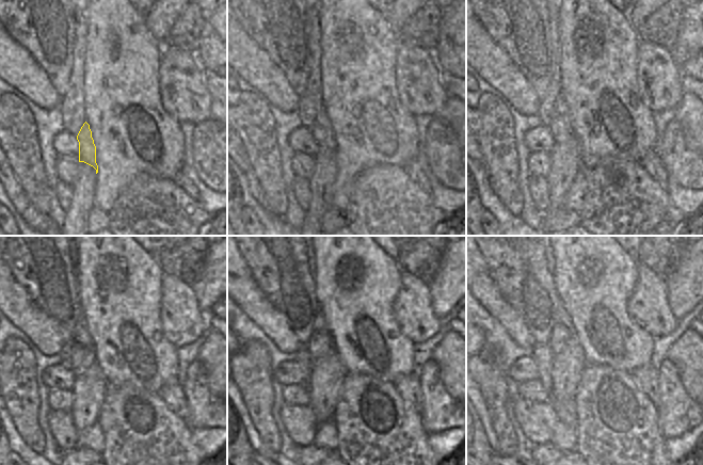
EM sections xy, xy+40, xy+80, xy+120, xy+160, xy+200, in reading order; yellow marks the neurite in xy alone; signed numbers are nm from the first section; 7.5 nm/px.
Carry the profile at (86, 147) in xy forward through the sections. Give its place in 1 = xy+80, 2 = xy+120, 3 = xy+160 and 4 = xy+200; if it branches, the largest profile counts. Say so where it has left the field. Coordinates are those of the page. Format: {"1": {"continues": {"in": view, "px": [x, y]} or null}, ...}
{"1": {"continues": {"in": "xy+80", "px": [559, 127]}}, "2": {"continues": {"in": "xy+120", "px": [82, 356]}}, "3": {"continues": {"in": "xy+160", "px": [320, 345]}}, "4": {"continues": {"in": "xy+200", "px": [562, 331]}}}

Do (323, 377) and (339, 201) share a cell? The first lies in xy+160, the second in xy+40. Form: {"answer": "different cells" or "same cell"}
{"answer": "different cells"}

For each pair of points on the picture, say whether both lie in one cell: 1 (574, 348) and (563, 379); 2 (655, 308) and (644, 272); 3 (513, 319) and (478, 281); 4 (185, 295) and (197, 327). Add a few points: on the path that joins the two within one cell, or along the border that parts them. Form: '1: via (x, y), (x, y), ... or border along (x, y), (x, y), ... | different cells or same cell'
1: via (573, 355), (566, 371) | same cell
2: via (650, 300), (648, 281) | same cell
3: via (504, 310), (484, 290) | same cell
4: via (185, 303), (185, 315), (190, 320) | same cell

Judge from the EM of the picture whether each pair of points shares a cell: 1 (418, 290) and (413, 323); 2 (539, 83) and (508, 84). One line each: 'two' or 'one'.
1: one
2: two

